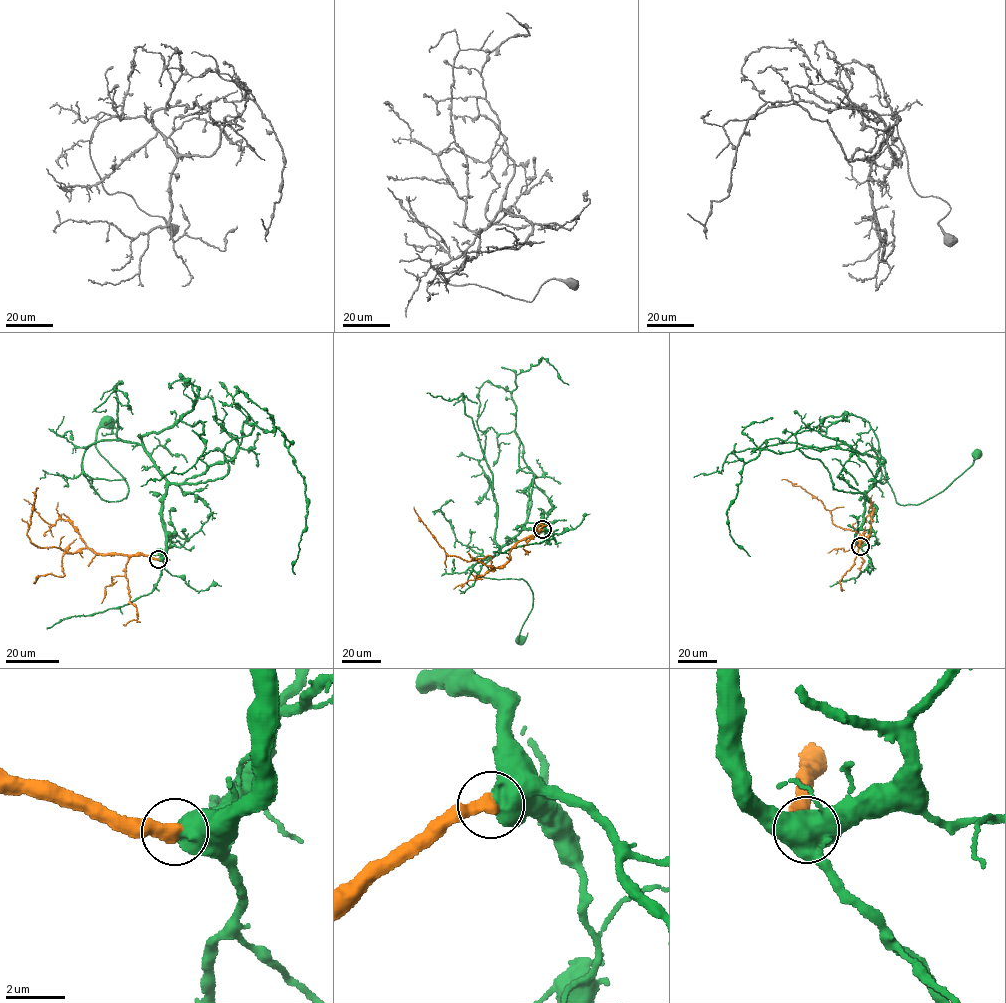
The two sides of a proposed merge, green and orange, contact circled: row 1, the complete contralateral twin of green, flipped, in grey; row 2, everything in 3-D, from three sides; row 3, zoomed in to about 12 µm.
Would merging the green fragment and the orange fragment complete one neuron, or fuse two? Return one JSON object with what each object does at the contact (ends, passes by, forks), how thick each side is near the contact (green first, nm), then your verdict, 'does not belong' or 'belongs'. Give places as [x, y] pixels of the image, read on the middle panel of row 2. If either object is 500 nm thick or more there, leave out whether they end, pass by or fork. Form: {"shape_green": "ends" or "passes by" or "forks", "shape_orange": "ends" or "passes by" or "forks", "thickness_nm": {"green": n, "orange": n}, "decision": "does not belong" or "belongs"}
{"thickness_nm": {"green": 800, "orange": 500}, "decision": "belongs"}

